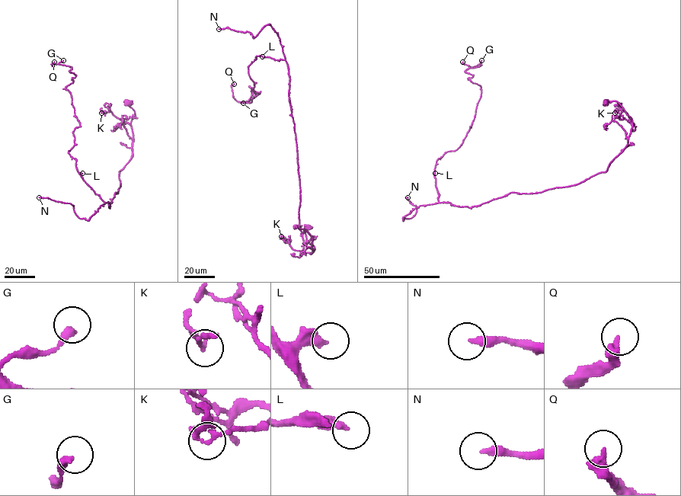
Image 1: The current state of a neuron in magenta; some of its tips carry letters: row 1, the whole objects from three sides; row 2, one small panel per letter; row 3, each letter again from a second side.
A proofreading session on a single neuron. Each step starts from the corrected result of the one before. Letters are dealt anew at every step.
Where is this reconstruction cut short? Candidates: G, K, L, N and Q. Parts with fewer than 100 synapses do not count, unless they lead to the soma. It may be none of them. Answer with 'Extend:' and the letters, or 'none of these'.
Extend: N

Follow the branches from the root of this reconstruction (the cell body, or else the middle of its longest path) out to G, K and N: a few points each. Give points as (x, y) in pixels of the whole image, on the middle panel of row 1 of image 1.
G: (307, 227), (287, 62), (257, 56), (248, 71), (260, 93), (246, 103), (249, 86), (243, 103)
K: (307, 227), (305, 232), (306, 240), (314, 248), (310, 254), (294, 250), (281, 236)
N: (307, 227), (310, 254), (311, 237), (298, 227), (295, 125), (278, 34), (270, 24), (254, 38), (219, 29)

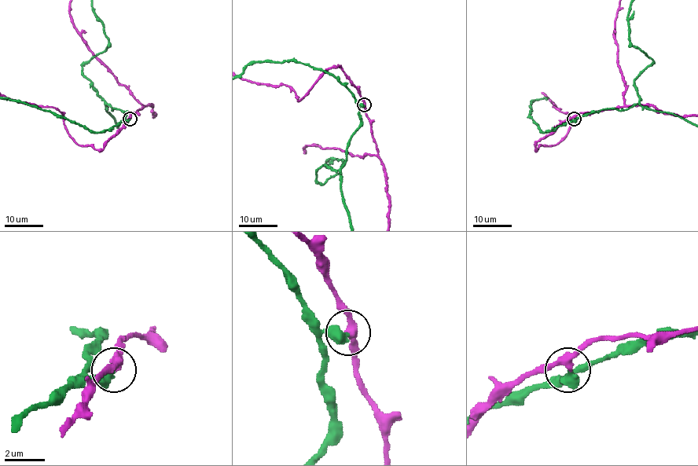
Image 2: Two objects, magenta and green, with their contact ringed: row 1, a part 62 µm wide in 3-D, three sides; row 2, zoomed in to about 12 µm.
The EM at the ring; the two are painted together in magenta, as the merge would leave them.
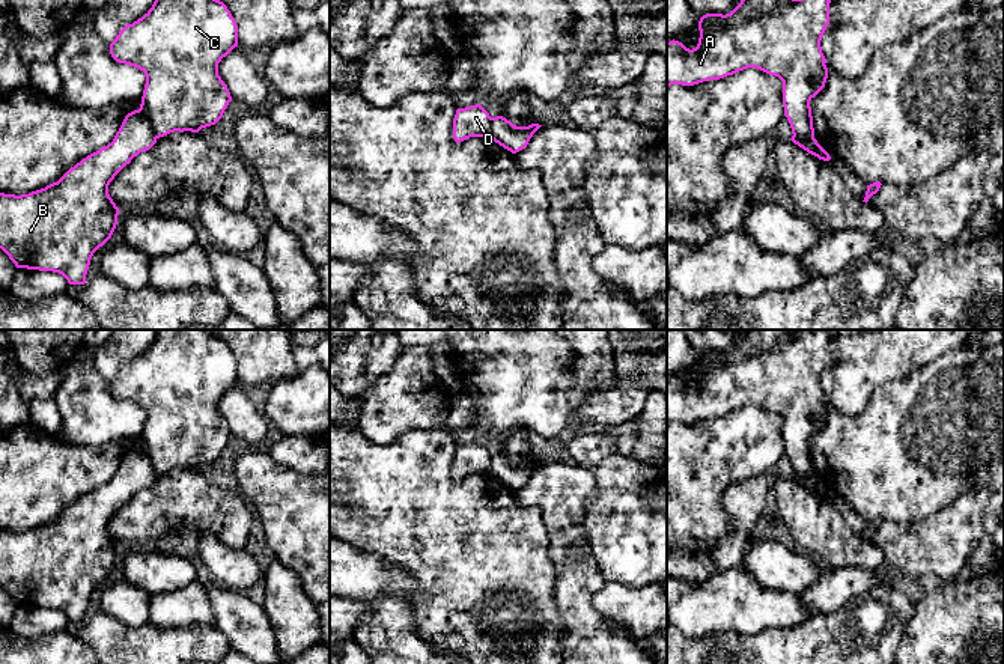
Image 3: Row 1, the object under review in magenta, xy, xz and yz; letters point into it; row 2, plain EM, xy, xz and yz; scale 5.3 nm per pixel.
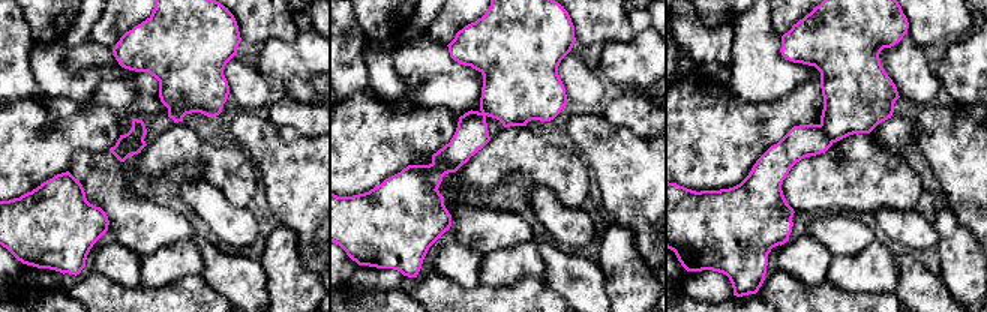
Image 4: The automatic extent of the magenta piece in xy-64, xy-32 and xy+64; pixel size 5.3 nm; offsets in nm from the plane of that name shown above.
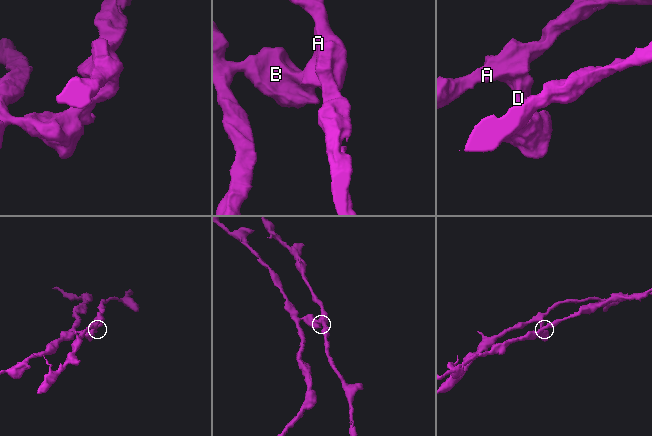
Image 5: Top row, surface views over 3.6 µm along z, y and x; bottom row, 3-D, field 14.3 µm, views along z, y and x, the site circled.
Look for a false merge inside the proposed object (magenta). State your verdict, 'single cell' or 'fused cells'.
fused cells

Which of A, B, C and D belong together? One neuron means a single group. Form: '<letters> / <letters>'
A C / B D

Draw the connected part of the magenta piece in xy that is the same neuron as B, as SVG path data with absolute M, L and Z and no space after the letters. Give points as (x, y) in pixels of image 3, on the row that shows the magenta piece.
M134 110L125 116L111 143L83 158L57 182L21 196L0 193L0 248L17 268L53 271L62 274L69 285L84 285L93 253L111 238L117 224L119 208L108 194L108 185L134 157L155 143L151 120Z

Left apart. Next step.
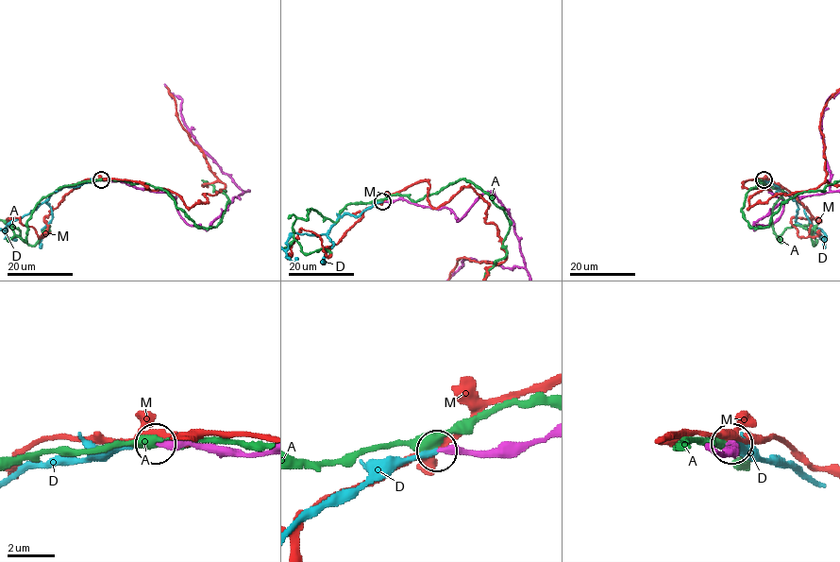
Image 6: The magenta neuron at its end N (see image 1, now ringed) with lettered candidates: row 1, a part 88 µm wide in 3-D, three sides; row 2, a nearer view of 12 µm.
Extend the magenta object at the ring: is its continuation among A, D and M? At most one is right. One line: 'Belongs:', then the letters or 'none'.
Belongs: D

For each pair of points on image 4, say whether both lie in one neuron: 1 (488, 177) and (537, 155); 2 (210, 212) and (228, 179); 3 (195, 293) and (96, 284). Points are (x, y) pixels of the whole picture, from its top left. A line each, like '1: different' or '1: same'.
1: same
2: different
3: same

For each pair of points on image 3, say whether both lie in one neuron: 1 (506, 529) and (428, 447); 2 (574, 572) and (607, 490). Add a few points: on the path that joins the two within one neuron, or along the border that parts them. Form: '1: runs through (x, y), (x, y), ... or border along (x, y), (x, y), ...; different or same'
1: runs through (482, 518), (435, 472); same
2: border along (589, 500), (584, 509), (584, 529), (598, 569); different

